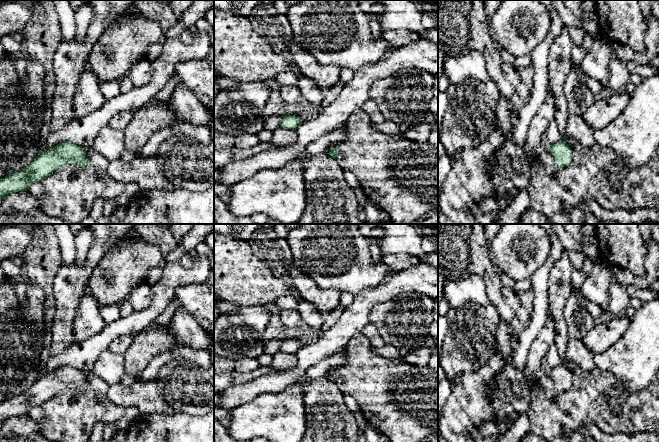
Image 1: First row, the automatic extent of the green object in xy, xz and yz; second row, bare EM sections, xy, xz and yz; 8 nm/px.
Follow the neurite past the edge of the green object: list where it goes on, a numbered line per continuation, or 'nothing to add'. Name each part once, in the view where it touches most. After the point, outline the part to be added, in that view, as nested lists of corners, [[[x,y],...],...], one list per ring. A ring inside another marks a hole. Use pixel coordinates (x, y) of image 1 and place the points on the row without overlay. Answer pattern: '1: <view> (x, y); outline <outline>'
nothing to add

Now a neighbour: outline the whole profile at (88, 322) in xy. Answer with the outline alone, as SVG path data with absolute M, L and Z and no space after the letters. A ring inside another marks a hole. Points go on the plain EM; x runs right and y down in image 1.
M88 285L85 286L77 314L73 321L73 340L83 342L106 326L100 315L96 300L87 292Z

